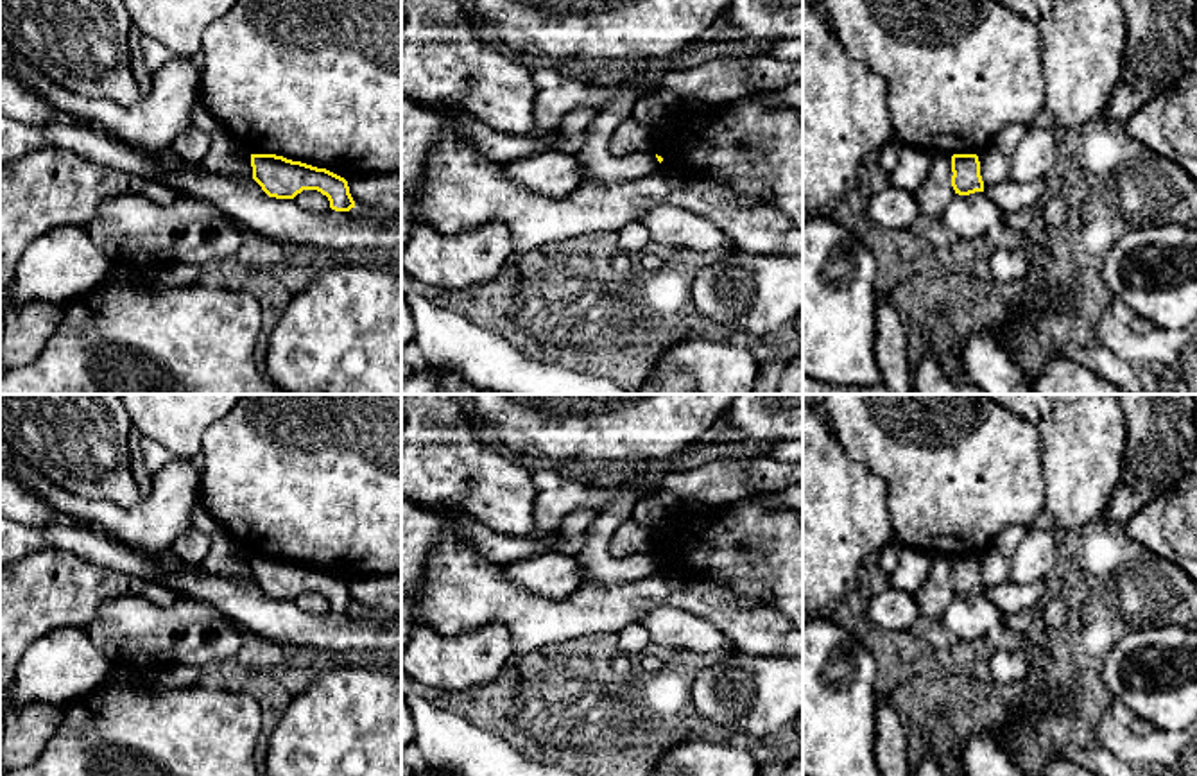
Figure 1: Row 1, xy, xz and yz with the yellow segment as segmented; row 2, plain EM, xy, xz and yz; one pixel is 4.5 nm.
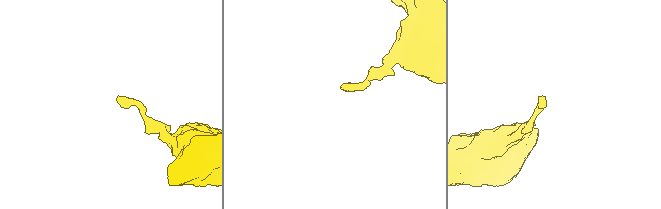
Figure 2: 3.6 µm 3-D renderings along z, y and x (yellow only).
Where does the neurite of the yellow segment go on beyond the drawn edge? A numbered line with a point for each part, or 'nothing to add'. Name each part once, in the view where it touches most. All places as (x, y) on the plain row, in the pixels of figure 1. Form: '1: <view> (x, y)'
nothing to add

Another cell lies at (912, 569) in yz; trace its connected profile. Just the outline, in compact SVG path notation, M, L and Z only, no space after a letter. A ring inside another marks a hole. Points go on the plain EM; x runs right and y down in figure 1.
M901 547L898 566L889 575L889 586L914 595L916 591L921 590L923 582L928 579L930 568L932 568L930 554Z

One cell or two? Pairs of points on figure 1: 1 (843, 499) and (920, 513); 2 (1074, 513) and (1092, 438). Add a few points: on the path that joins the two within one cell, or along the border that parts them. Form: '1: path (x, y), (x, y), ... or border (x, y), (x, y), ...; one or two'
1: border (868, 470), (886, 484), (886, 508), (893, 534); two
2: path (1074, 495), (1081, 474), (1081, 456); one

